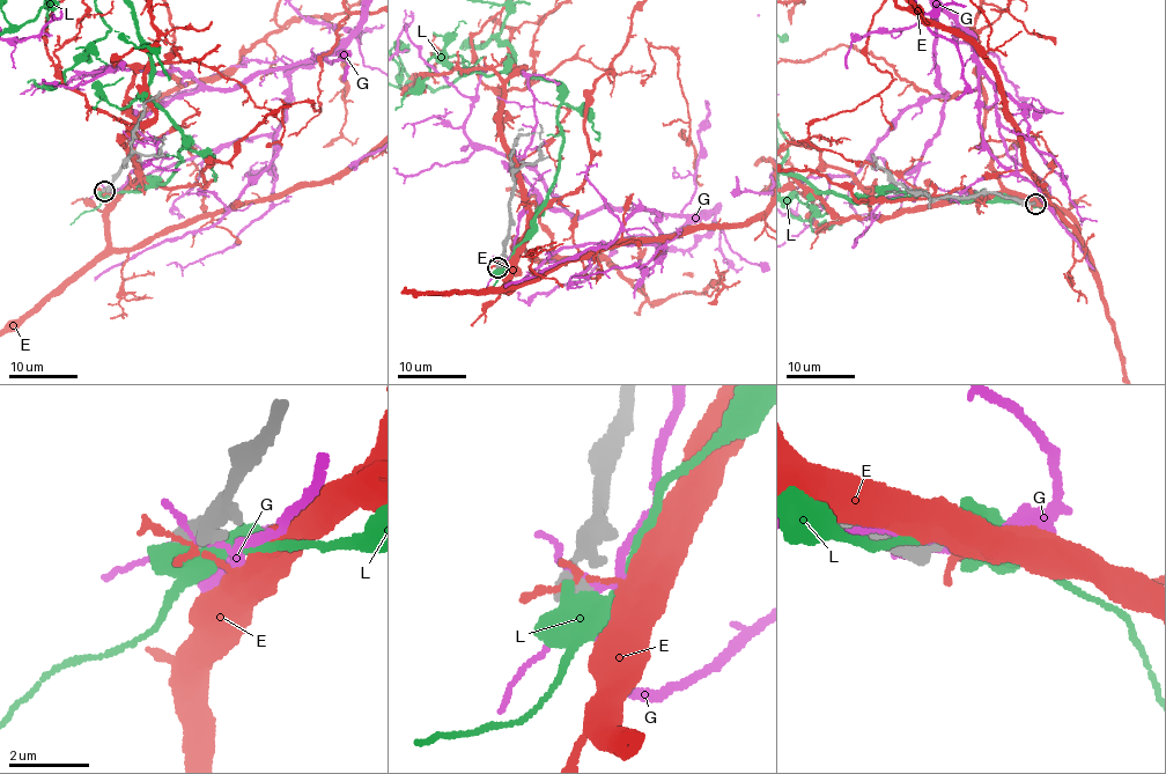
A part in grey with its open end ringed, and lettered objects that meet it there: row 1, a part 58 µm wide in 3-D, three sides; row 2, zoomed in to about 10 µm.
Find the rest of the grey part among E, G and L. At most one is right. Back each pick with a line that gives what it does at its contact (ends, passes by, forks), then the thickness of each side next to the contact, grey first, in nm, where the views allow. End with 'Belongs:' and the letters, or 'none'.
Belongs: none

